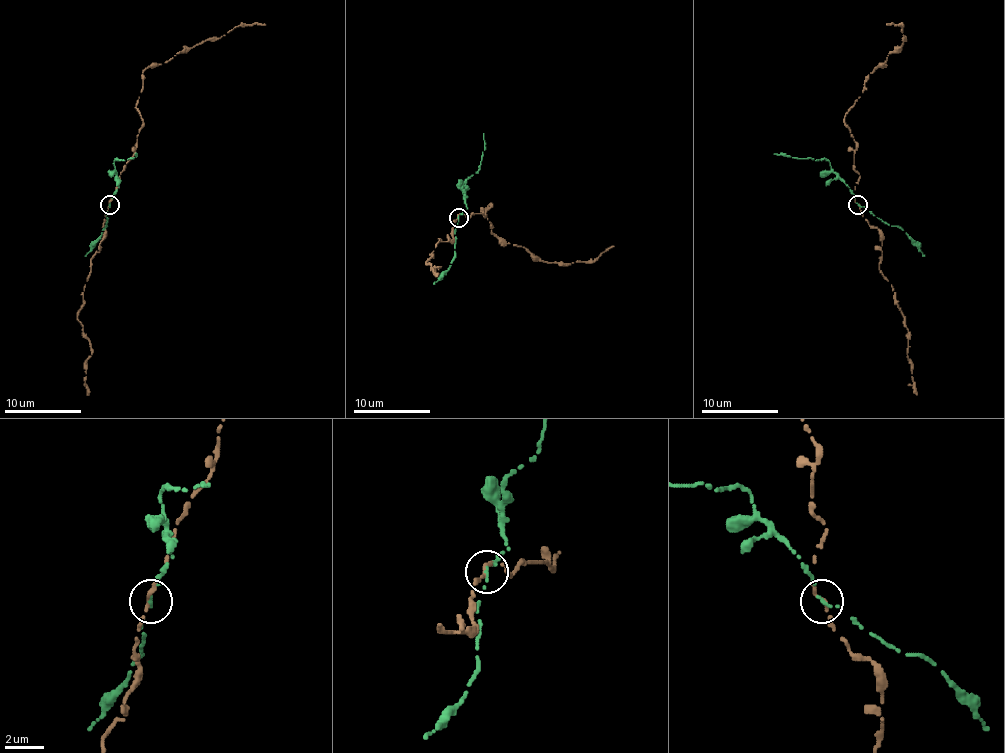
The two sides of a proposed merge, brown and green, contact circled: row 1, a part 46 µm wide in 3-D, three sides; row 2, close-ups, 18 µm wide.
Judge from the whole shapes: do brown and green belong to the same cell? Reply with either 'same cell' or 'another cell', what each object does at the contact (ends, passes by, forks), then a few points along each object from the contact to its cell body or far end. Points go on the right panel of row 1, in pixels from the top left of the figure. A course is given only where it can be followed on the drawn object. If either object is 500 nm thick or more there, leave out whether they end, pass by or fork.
another cell; brown ends there; green ends there; brown runs (857, 204), (855, 142), (844, 121), (863, 92), (865, 79), (903, 42), (902, 25), (886, 23); green runs (857, 204), (848, 185), (824, 158), (774, 154)

